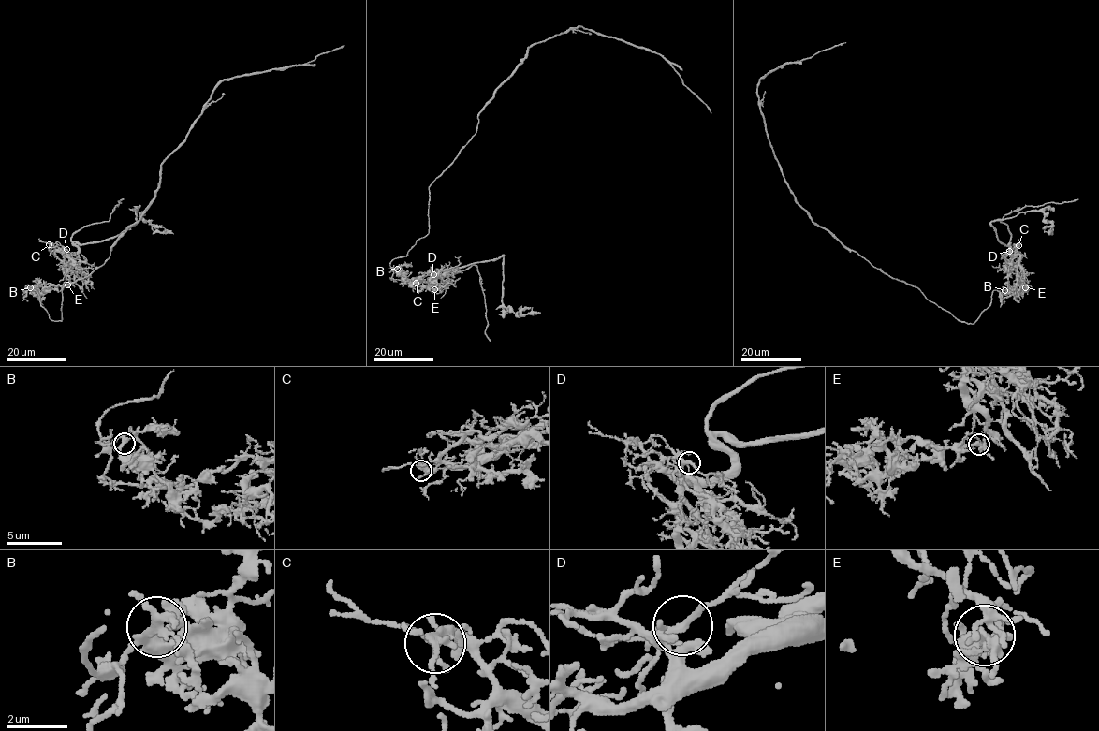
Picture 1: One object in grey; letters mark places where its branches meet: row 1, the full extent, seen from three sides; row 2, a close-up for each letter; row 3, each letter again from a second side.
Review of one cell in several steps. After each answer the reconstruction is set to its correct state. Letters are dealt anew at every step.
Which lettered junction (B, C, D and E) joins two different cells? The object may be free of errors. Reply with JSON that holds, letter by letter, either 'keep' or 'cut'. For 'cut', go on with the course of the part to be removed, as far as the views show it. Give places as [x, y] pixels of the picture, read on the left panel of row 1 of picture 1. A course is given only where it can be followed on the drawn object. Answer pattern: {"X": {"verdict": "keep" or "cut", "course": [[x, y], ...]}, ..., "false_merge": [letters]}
{"B": {"verdict": "keep"}, "C": {"verdict": "keep"}, "D": {"verdict": "keep"}, "E": {"verdict": "cut", "course": [[66, 285], [23, 291], [61, 321], [62, 288], [102, 266], [139, 219], [161, 165], [221, 81], [344, 45]]}, "false_merge": ["E"]}

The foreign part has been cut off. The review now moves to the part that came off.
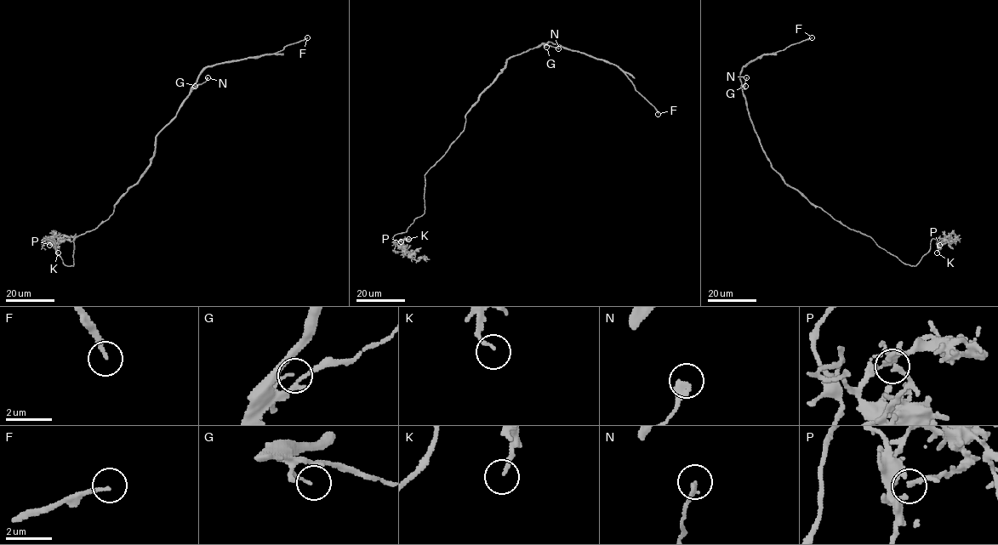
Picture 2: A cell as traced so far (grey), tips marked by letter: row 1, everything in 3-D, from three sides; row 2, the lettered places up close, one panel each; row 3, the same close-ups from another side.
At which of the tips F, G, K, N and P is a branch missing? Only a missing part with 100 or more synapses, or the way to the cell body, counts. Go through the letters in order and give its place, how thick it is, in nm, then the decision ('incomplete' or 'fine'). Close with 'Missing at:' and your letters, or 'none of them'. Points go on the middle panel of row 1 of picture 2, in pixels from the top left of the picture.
F: at (658, 114); 160 nm thick; incomplete
G: at (546, 47); 80 nm thick; fine
K: at (408, 239); 120 nm thick; fine
N: at (558, 48); 240 nm thick; fine
P: at (401, 241); 130 nm thick; fine
Missing at: F

